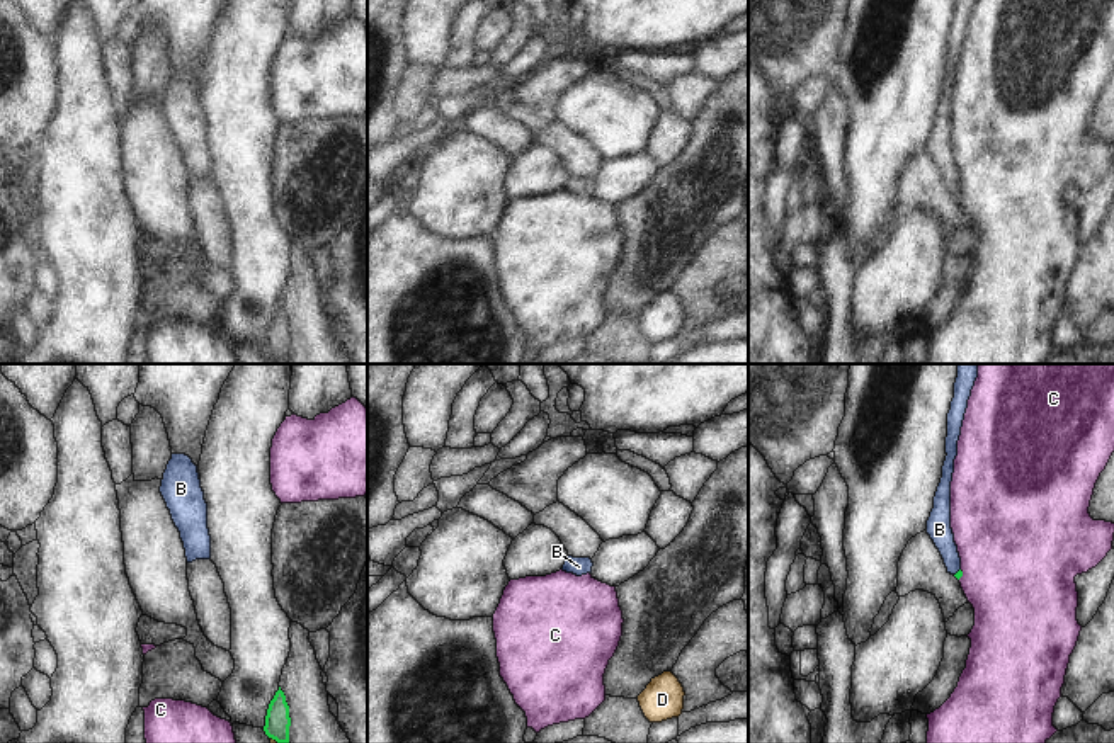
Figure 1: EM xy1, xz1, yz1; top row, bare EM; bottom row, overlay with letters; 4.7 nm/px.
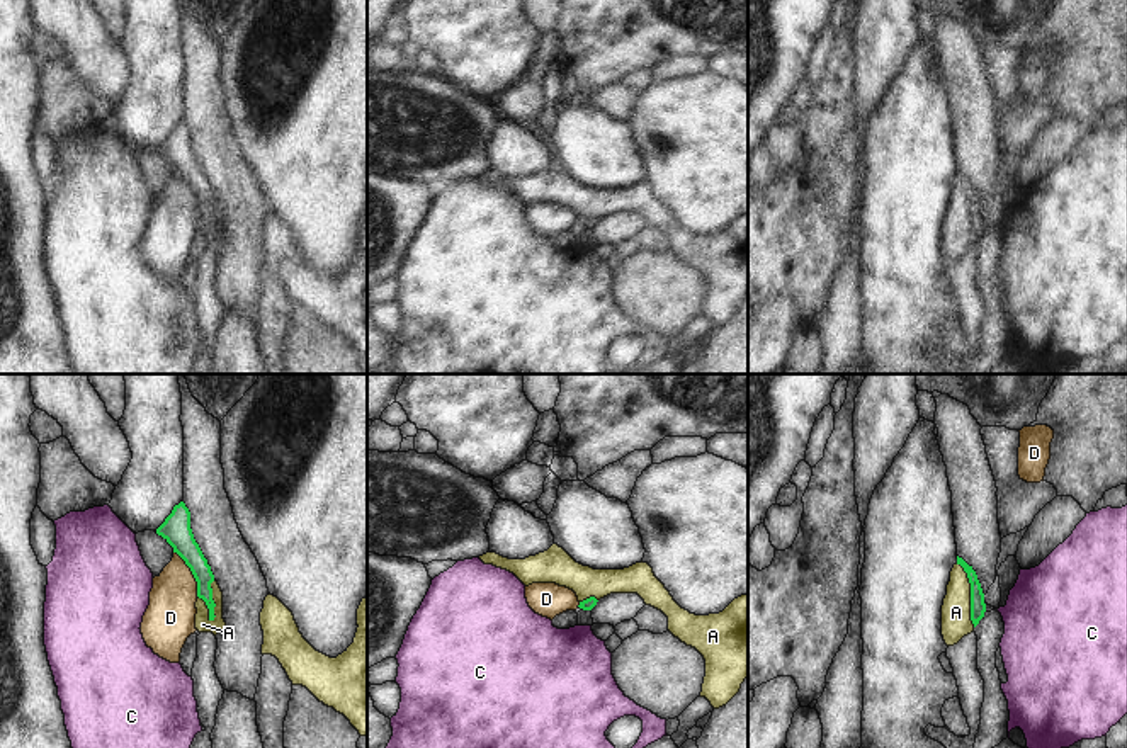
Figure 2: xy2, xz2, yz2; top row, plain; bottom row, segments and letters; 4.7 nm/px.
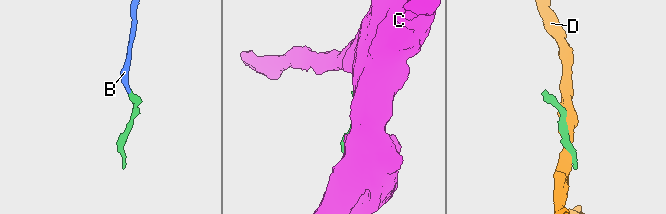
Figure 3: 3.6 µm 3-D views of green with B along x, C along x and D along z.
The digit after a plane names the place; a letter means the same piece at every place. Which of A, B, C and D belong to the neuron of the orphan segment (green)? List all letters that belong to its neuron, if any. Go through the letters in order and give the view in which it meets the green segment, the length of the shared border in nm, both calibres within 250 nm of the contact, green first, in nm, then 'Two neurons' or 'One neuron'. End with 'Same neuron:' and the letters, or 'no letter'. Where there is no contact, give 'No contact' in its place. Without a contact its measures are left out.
A: Touches green in xy2. Shared border 200 nm. Thickness 100 nm (green) against 80 nm. Two neurons
B: Touches green in yz1. Shared border 50 nm. Thickness 40 nm (green) against 110 nm. One neuron
C: Touches green in yz1. Shared border 50 nm. Thickness 40 nm (green) against 500 nm. Two neurons
D: Touches green in xy2. Shared border 240 nm. Thickness 140 nm (green) against 240 nm. Two neurons
Same neuron: B.

